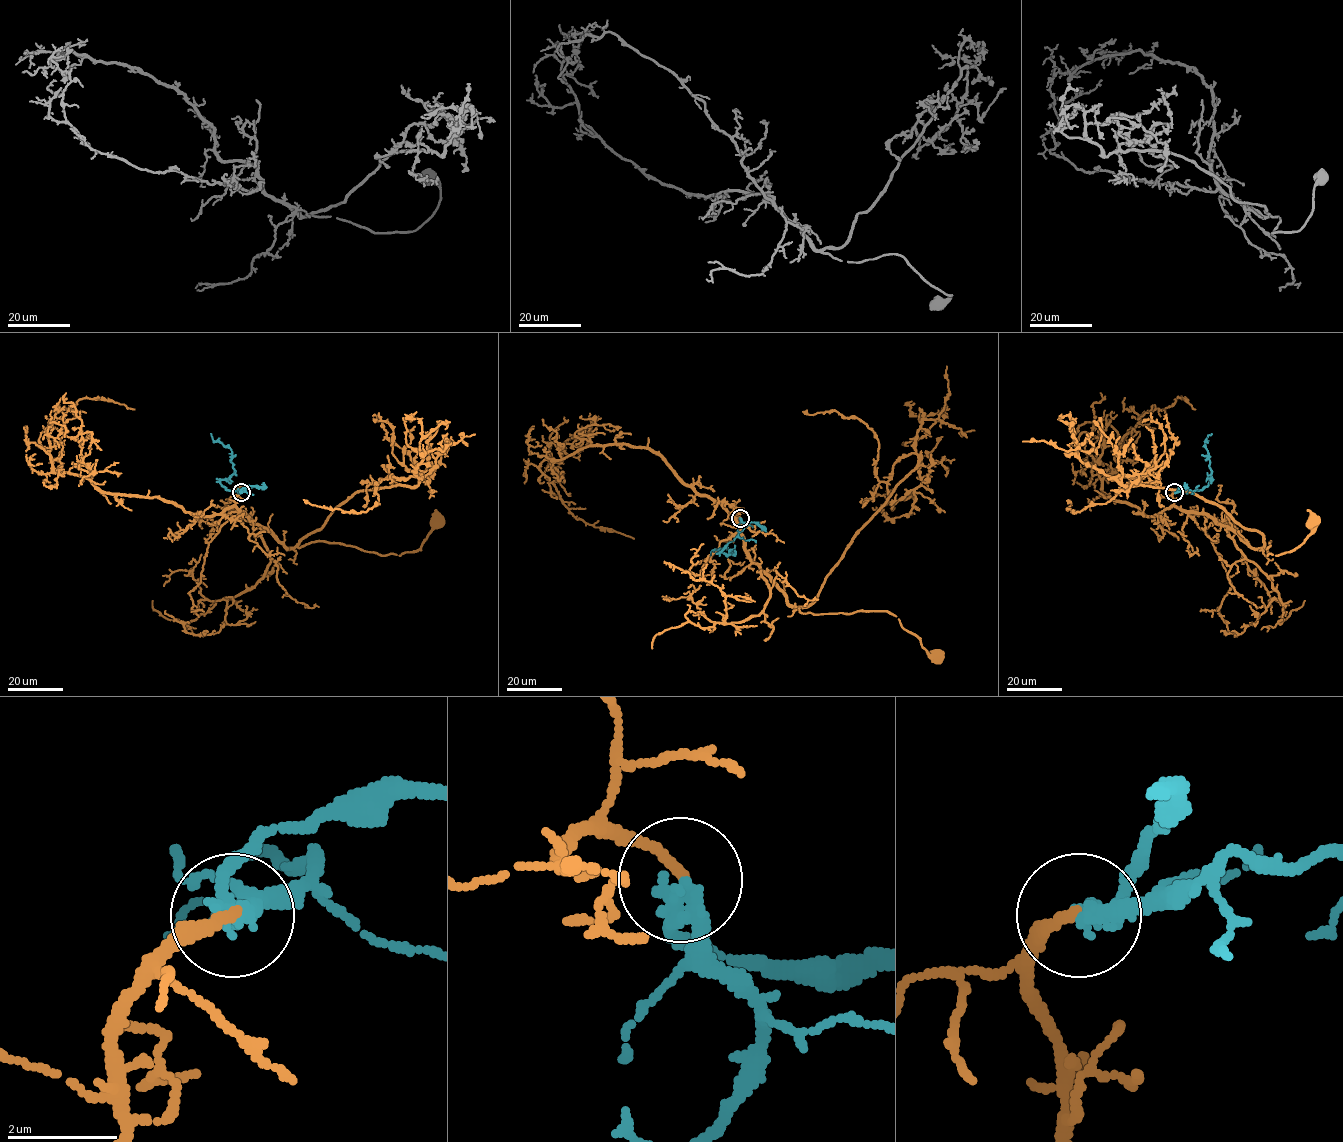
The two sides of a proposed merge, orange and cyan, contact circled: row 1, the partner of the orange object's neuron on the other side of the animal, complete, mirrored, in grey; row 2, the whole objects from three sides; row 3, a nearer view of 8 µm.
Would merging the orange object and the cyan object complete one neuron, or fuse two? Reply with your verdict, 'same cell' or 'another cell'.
same cell

